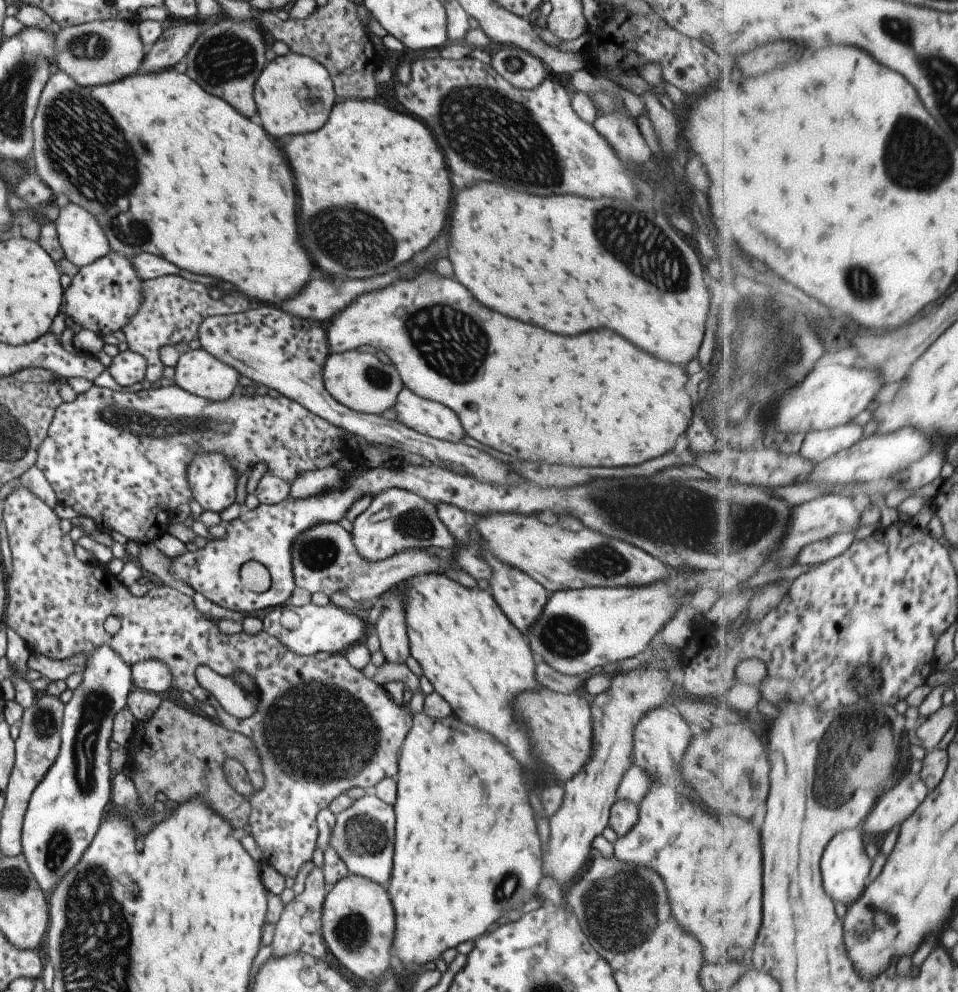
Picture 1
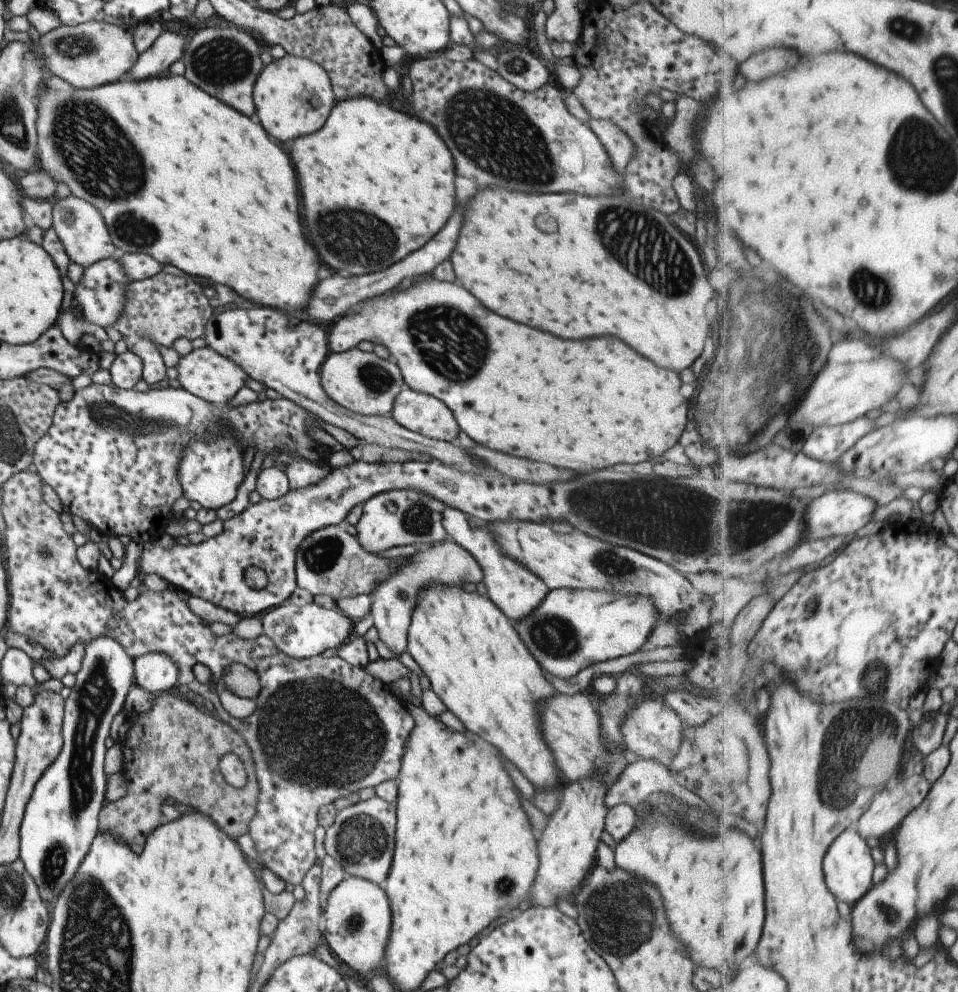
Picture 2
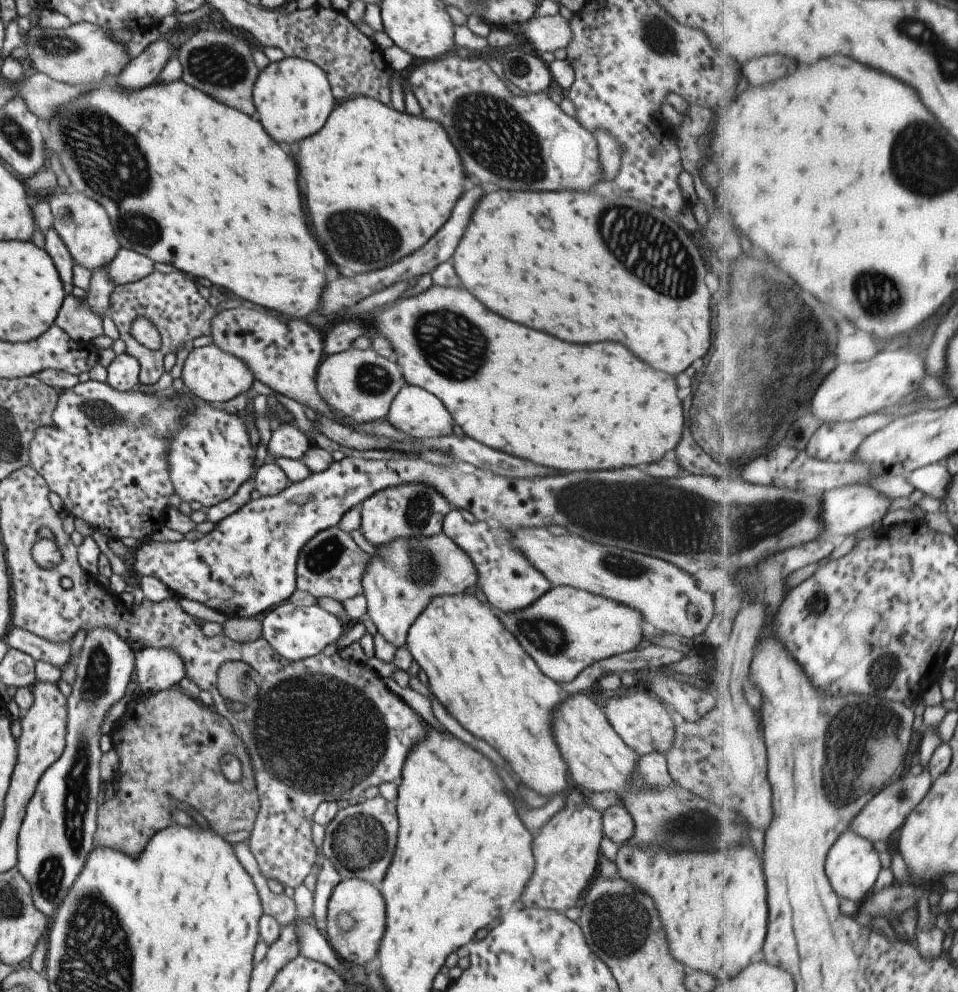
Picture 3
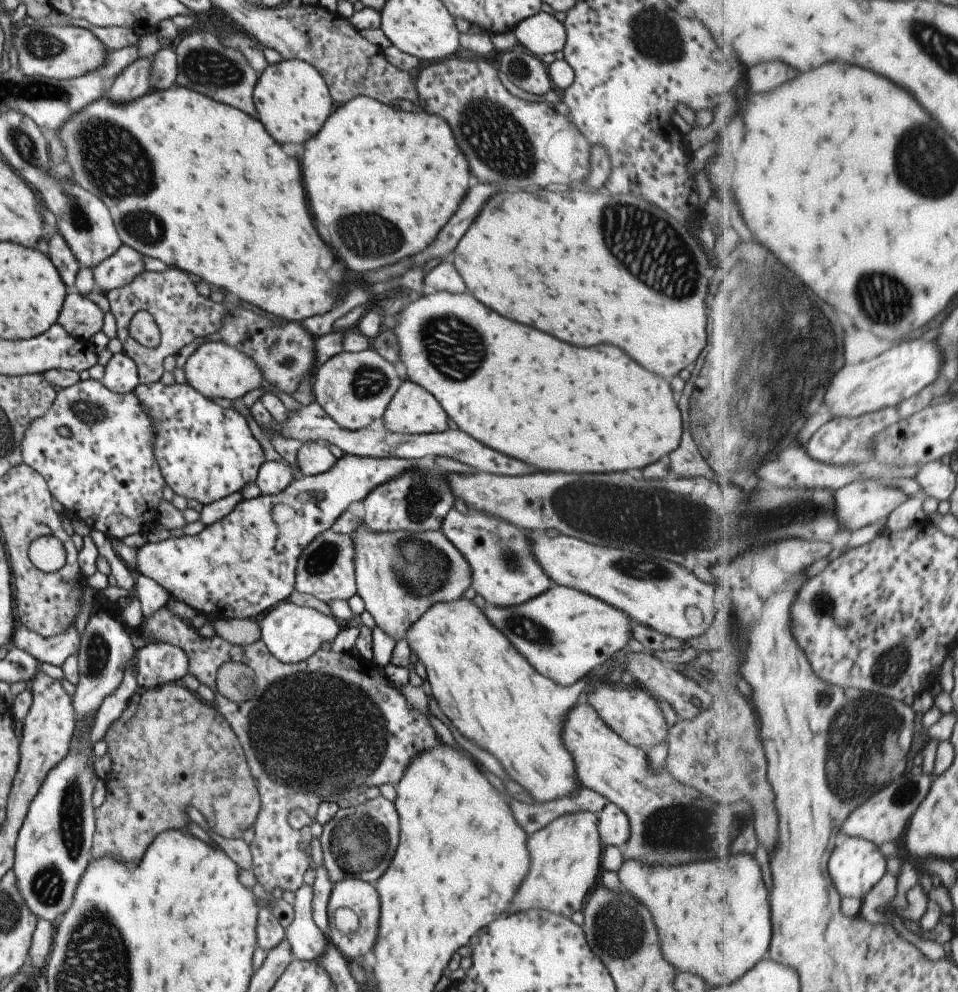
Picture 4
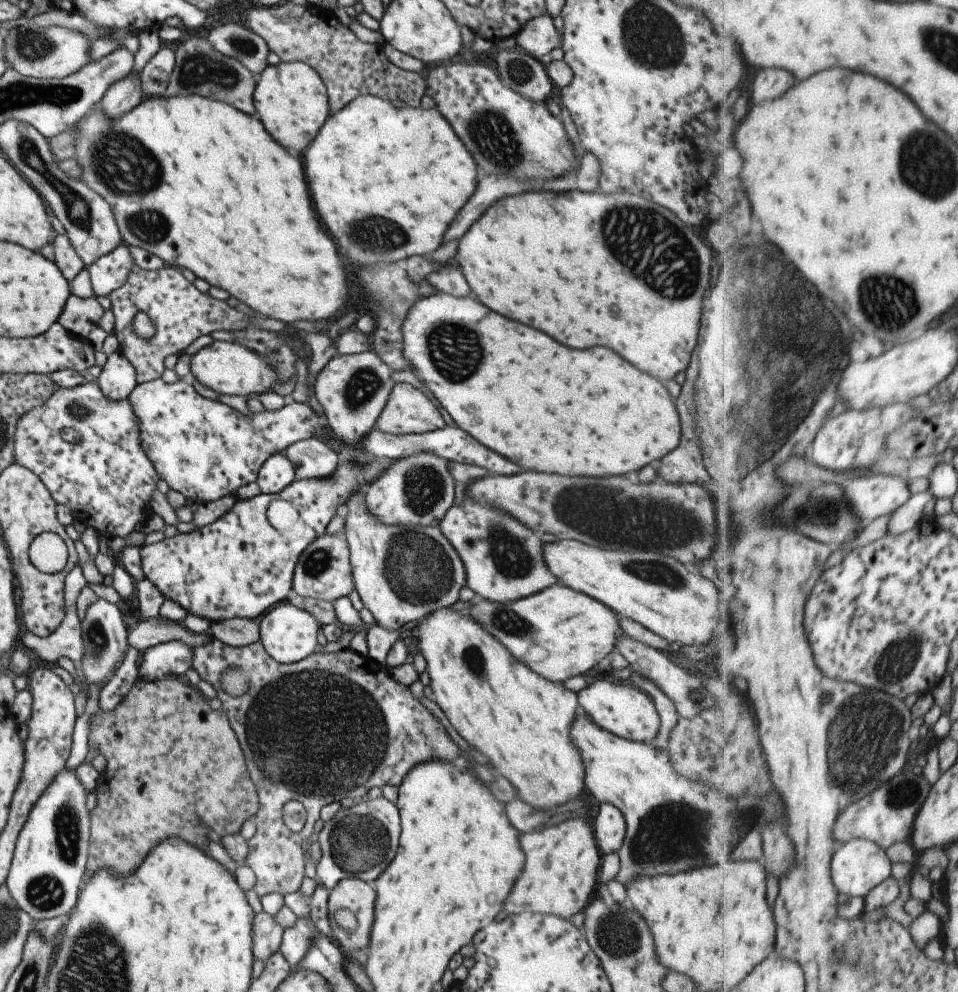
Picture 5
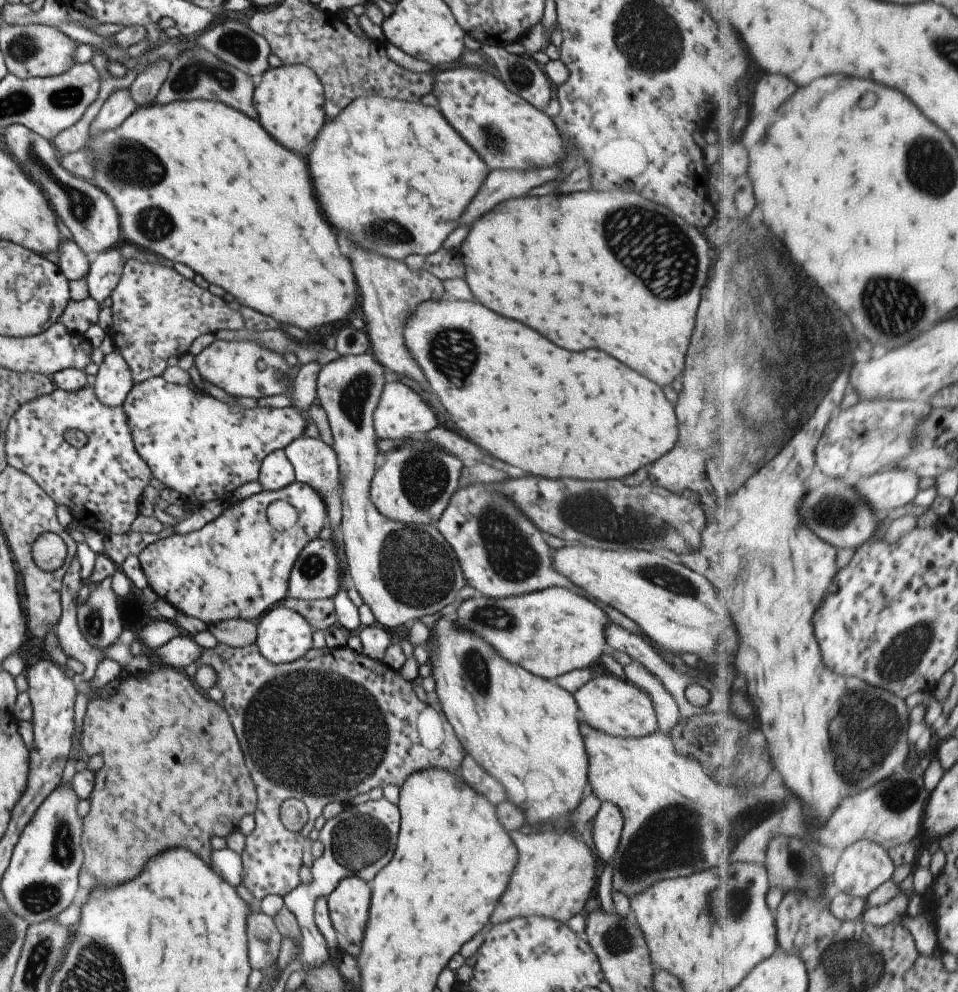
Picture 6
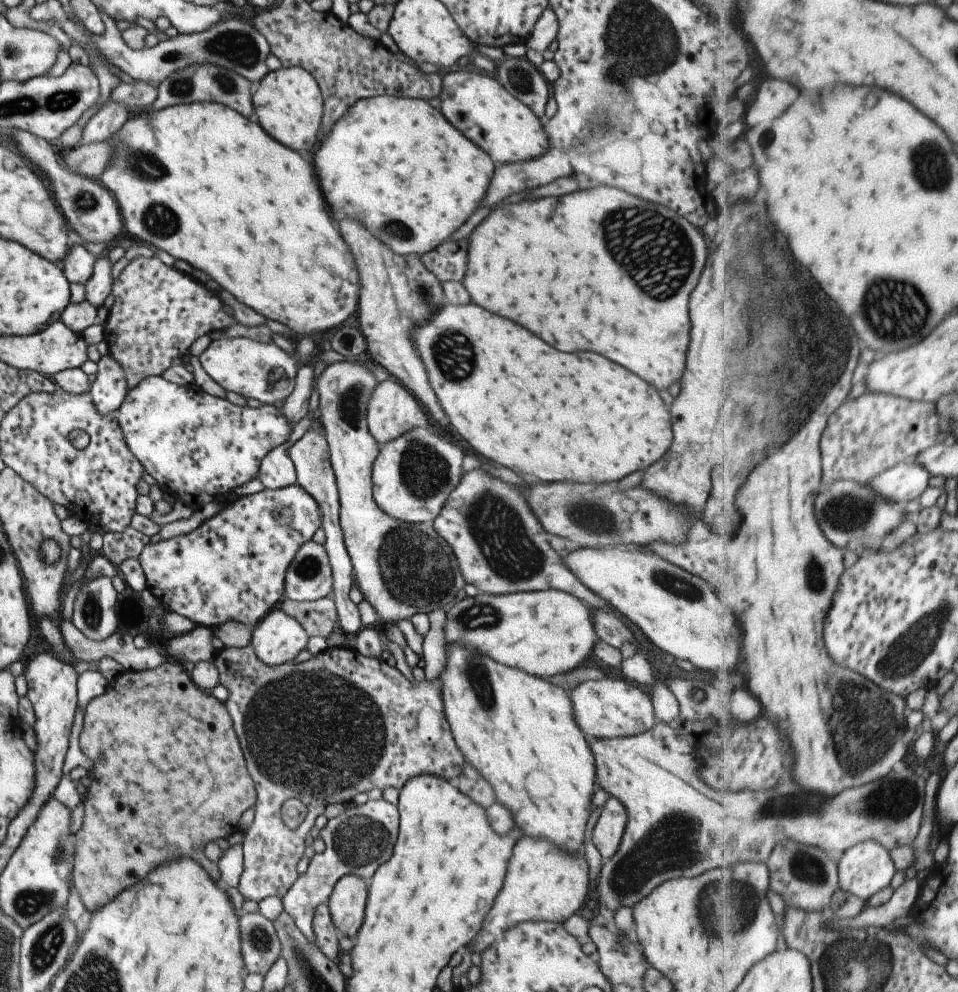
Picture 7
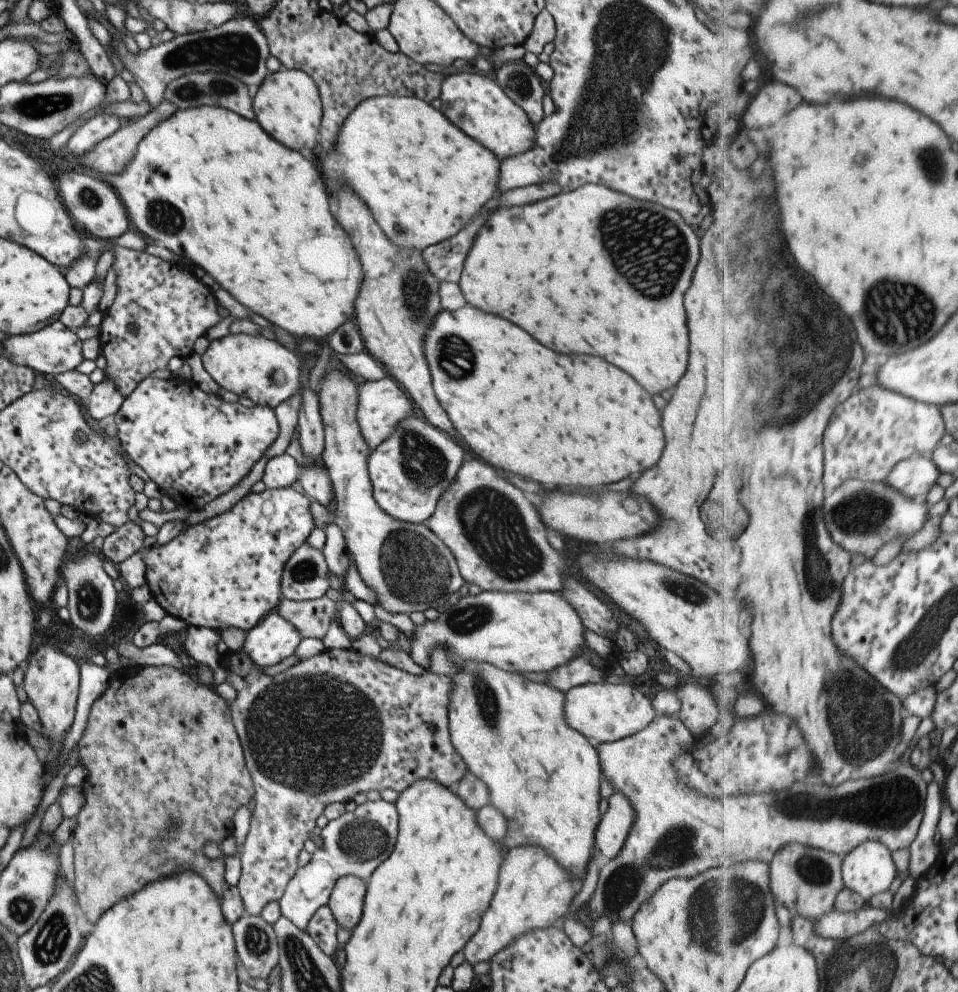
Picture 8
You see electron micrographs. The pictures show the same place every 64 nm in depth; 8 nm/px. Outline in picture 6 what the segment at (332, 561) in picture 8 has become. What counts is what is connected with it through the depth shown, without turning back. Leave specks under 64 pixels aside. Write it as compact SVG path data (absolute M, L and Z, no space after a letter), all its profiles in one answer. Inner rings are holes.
M300 437L295 440L294 443L290 443L286 448L283 448L284 454L288 457L288 460L292 463L295 470L295 480L302 482L302 484L308 484L310 488L314 488L324 504L326 504L326 514L328 514L328 523L334 536L331 538L334 542L334 548L336 548L336 558L338 558L338 566L342 568L342 574L340 574L340 590L338 594L334 596L333 601L335 604L335 611L337 614L337 620L349 634L357 633L363 626L358 616L358 608L354 606L352 600L348 596L348 590L351 586L350 576L348 572L348 563L345 555L345 548L342 539L340 538L340 522L341 522L341 496L340 496L340 468L338 466L338 456L334 449L328 444L324 443L320 438L312 437Z

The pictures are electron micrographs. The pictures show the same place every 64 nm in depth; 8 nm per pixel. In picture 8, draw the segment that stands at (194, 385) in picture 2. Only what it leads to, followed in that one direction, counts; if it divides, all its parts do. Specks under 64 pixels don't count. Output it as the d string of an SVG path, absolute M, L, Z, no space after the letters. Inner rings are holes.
M224 330L210 336L210 346L202 354L204 369L221 388L272 410L290 401L299 392L301 363L297 350L288 350L278 341L261 335L230 334Z

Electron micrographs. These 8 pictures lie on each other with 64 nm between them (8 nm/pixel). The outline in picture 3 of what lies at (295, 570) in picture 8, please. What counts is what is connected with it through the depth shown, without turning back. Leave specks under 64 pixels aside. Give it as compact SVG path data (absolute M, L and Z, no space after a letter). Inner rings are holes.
M337 526L327 528L312 536L298 557L296 566L297 589L312 594L321 603L323 601L344 602L353 596L362 594L362 574L370 564L370 556L361 550L348 534Z

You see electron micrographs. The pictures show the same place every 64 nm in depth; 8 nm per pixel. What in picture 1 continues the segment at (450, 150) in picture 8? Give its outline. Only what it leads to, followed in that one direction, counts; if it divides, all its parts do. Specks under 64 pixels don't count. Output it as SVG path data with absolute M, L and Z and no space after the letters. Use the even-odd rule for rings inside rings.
M374 99L338 100L320 130L296 134L294 138L290 138L290 142L286 146L286 156L288 156L294 176L296 176L300 206L304 204L304 246L310 250L316 264L320 260L320 268L328 274L334 274L334 276L342 274L348 278L368 278L368 276L386 274L388 270L396 269L401 264L408 262L410 258L414 258L422 250L426 250L439 237L438 234L446 228L448 214L452 208L452 182L450 182L446 158L444 158L440 146L436 144L432 132L420 120L416 120L408 114L386 108L384 104L378 104Z

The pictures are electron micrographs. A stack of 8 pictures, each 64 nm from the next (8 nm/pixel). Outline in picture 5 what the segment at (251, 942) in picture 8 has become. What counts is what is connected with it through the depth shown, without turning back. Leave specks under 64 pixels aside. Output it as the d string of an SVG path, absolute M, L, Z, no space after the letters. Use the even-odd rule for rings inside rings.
M266 912L255 914L252 924L253 959L266 963L279 952L284 929Z

